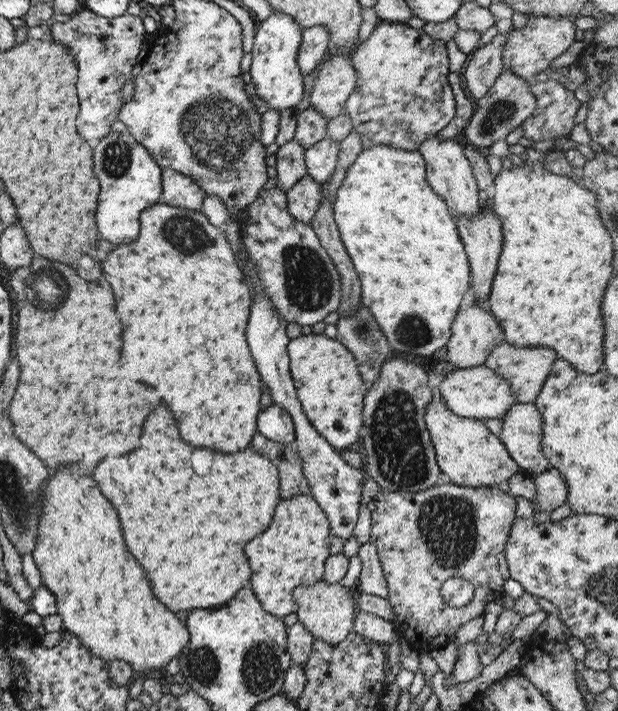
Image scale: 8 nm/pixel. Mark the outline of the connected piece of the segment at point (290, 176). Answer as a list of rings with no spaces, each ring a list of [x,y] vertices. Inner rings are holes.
[[[293,140],[278,146],[275,152],[275,167],[272,173],[276,176],[276,187],[279,190],[289,190],[299,178],[307,174],[305,162],[303,162],[305,148],[301,148],[299,142]]]

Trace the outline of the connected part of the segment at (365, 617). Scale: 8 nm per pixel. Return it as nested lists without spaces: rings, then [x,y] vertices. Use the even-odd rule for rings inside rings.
[[[359,611],[354,618],[352,630],[374,643],[391,643],[401,635],[394,621],[387,621],[377,615]]]

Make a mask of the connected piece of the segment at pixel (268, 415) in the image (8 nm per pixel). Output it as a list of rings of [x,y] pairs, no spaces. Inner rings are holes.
[[[275,404],[259,410],[256,432],[271,442],[278,442],[279,445],[289,445],[294,441],[293,423],[289,414]]]

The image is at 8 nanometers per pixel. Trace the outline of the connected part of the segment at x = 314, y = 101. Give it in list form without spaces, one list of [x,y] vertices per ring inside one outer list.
[[[350,51],[333,53],[318,69],[314,87],[309,92],[309,104],[328,121],[343,111],[345,101],[355,87]]]

